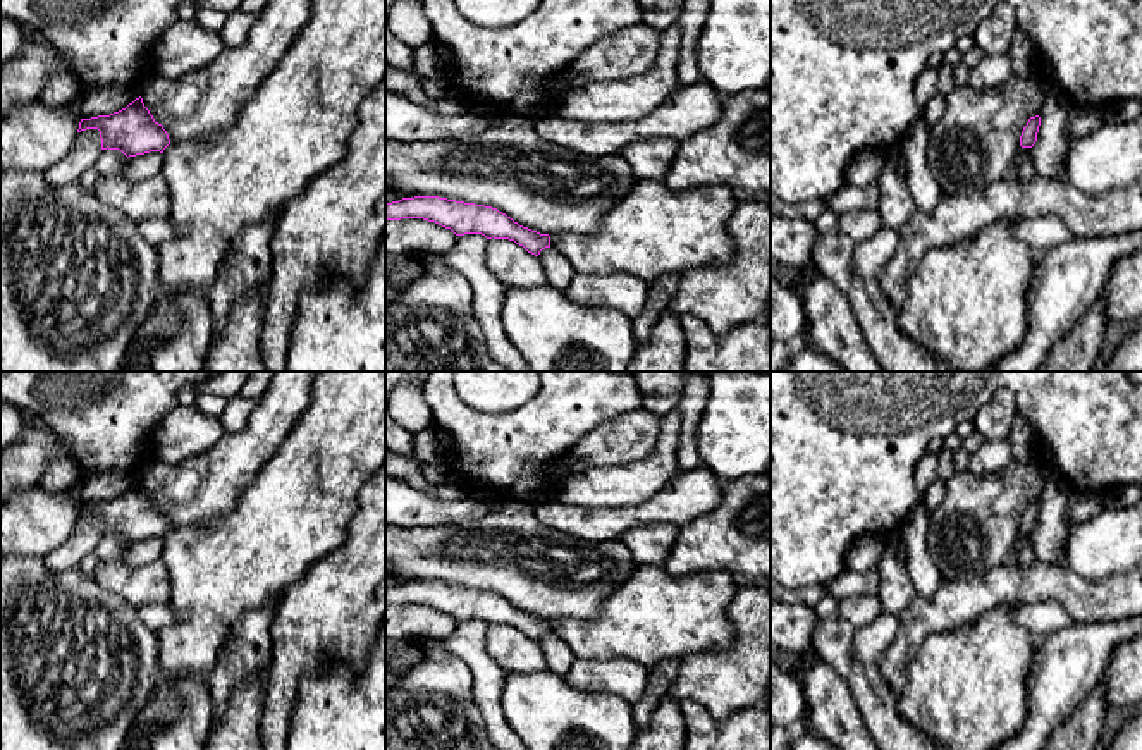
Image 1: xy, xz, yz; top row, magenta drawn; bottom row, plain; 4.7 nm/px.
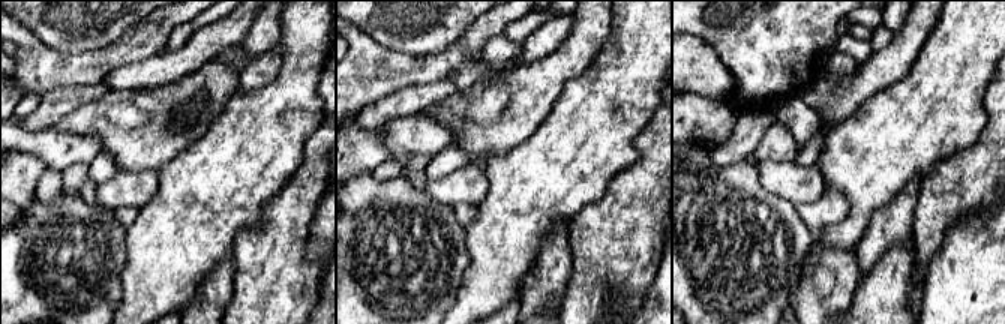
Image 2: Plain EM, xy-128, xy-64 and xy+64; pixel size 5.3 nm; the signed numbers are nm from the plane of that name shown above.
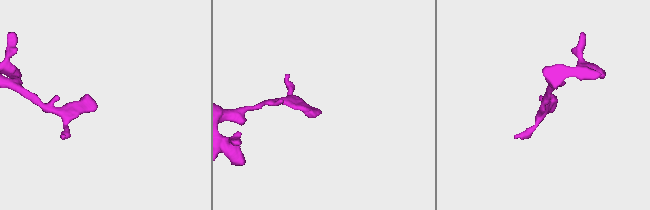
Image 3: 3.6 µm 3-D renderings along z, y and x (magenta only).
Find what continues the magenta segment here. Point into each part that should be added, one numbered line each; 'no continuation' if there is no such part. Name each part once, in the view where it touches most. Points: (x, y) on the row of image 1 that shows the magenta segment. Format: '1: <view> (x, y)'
no continuation

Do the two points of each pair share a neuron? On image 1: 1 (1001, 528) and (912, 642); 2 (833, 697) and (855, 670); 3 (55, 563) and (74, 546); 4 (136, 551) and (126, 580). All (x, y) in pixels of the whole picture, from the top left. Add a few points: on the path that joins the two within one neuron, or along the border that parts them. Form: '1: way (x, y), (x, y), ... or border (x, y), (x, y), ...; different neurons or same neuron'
1: border (1001, 563), (981, 573), (943, 580); different neurons
2: border (821, 659), (847, 683), (860, 719); different neurons
3: way (61, 559), (69, 551); same neuron
4: border (121, 558), (128, 565), (147, 565), (159, 559); different neurons

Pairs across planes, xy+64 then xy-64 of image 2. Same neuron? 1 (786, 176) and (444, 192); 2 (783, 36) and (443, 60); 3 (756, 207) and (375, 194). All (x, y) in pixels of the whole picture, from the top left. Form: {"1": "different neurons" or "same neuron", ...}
{"1": "same neuron", "2": "different neurons", "3": "same neuron"}

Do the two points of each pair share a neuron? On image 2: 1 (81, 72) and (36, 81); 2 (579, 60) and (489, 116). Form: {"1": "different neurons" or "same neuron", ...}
{"1": "same neuron", "2": "same neuron"}

